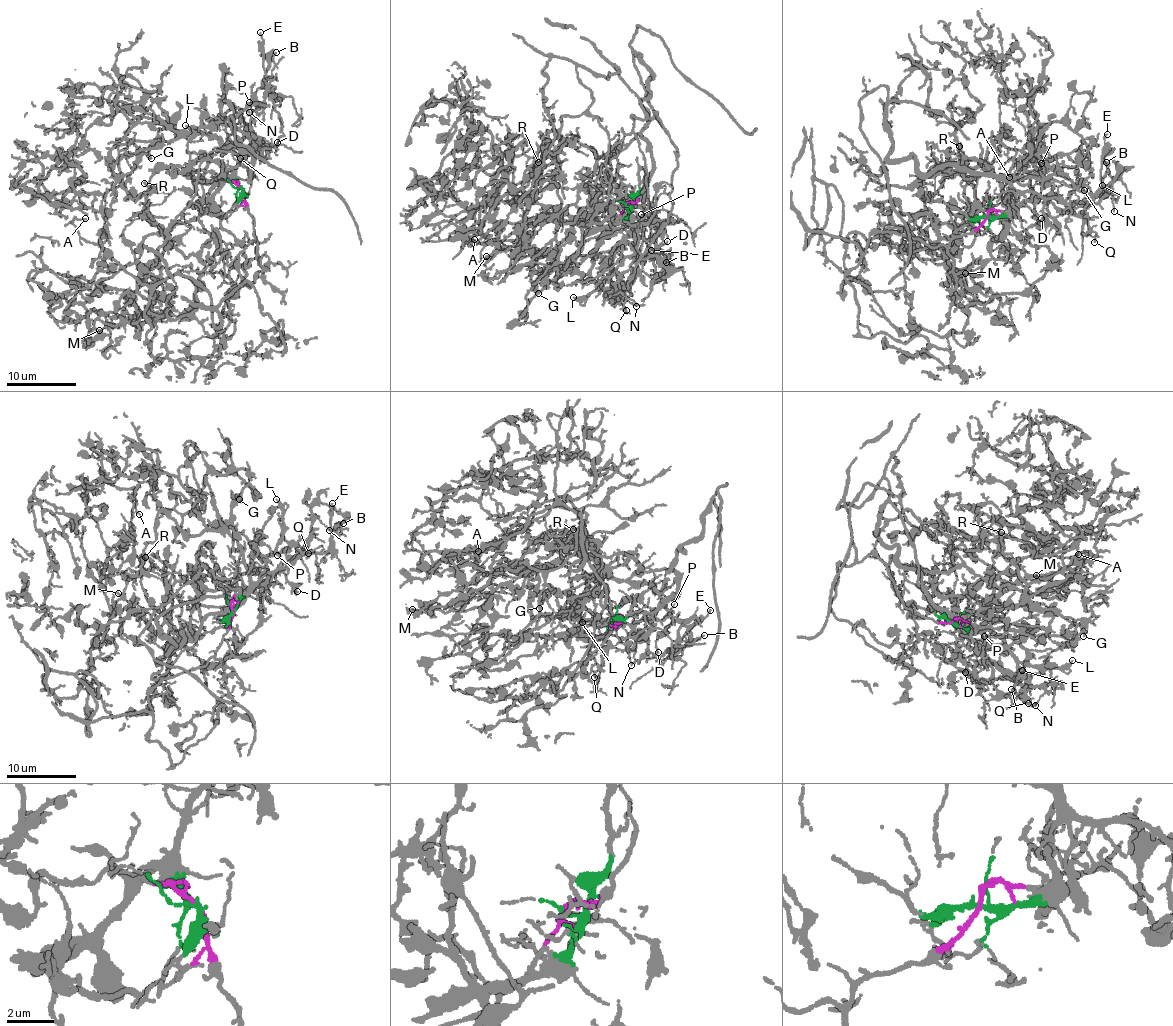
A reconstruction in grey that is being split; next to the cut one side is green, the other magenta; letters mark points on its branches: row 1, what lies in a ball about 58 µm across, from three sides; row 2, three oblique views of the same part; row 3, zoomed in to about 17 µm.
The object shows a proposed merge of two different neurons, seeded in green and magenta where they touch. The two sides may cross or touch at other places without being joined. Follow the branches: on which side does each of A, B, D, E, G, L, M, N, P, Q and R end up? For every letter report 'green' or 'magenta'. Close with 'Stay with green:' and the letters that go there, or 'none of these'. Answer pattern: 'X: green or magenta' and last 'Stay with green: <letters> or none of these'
A: magenta
B: green
D: green
E: green
G: green
L: green
M: magenta
N: green
P: green
Q: green
R: magenta
Stay with green: B, D, E, G, L, N, P, Q

